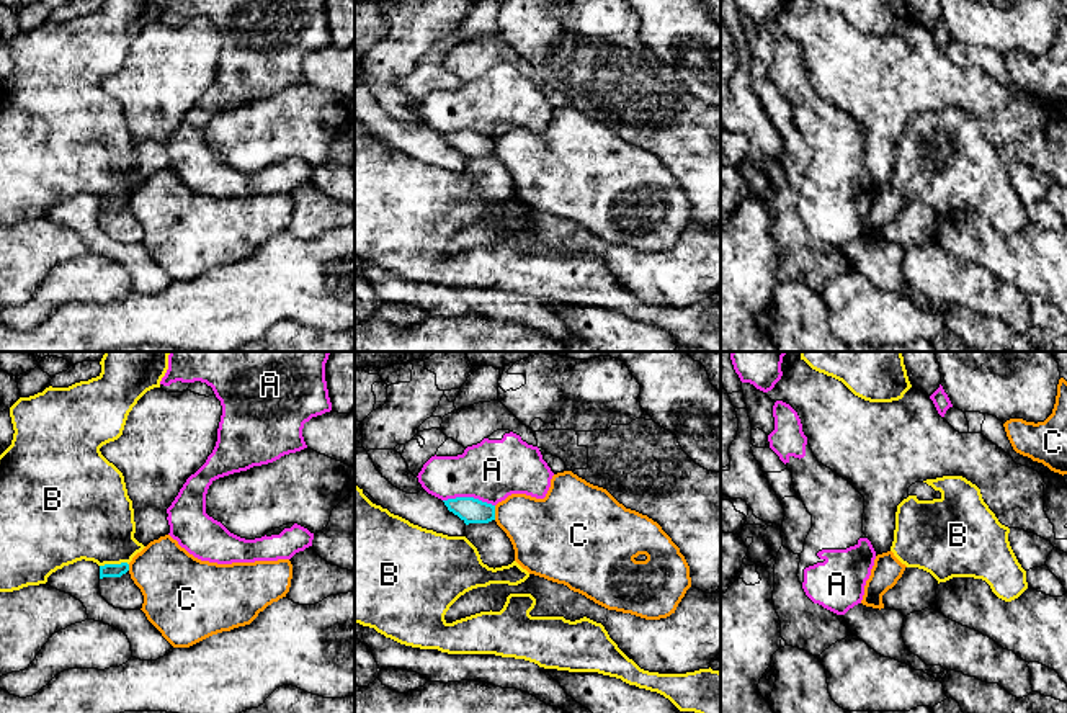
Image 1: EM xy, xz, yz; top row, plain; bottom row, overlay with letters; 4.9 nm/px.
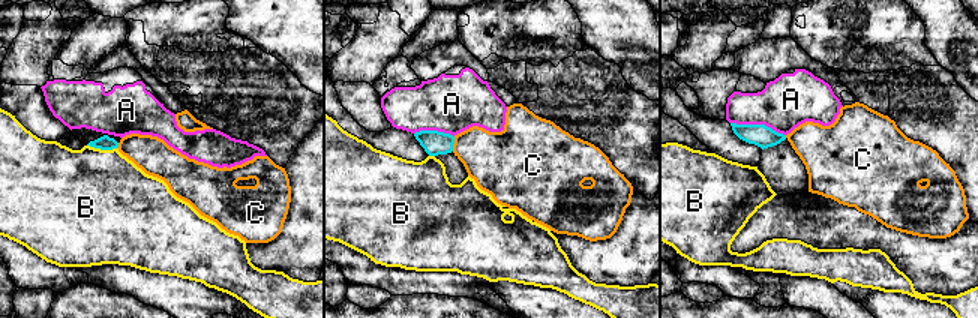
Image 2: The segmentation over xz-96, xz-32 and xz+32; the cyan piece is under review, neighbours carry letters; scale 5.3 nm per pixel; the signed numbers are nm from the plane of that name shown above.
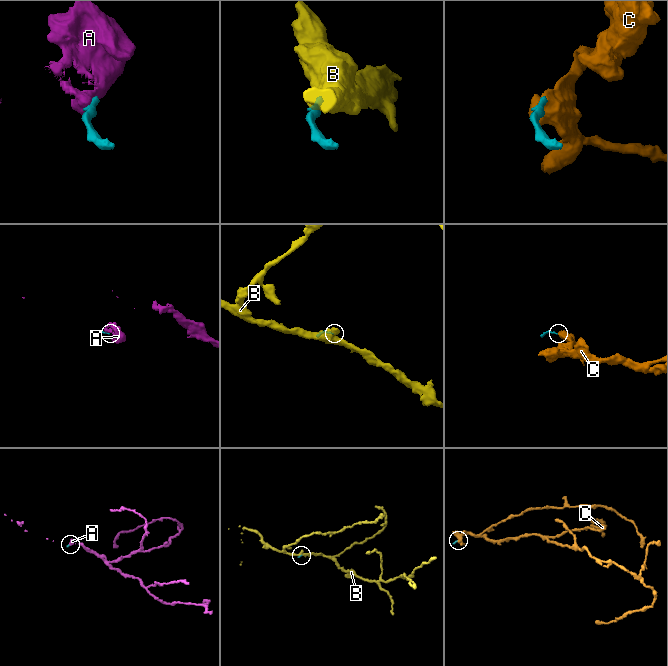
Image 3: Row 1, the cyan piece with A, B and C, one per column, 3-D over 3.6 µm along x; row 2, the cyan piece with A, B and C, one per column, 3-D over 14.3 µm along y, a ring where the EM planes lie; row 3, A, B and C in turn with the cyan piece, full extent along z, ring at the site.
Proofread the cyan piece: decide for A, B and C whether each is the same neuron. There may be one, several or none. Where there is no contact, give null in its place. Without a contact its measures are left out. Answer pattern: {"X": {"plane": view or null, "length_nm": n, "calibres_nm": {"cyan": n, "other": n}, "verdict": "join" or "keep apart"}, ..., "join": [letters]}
{"A": {"plane": "xz", "length_nm": 260, "calibres_nm": {"cyan": 130, "other": 300}, "verdict": "keep apart"}, "B": {"plane": "xy", "length_nm": 140, "calibres_nm": {"cyan": 60, "other": 400}, "verdict": "keep apart"}, "C": {"plane": "xz", "length_nm": 70, "calibres_nm": {"cyan": 130, "other": 320}, "verdict": "keep apart"}, "join": []}

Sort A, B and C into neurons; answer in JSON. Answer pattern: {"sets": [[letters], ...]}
{"sets": [["A"], ["B"], ["C"]]}

